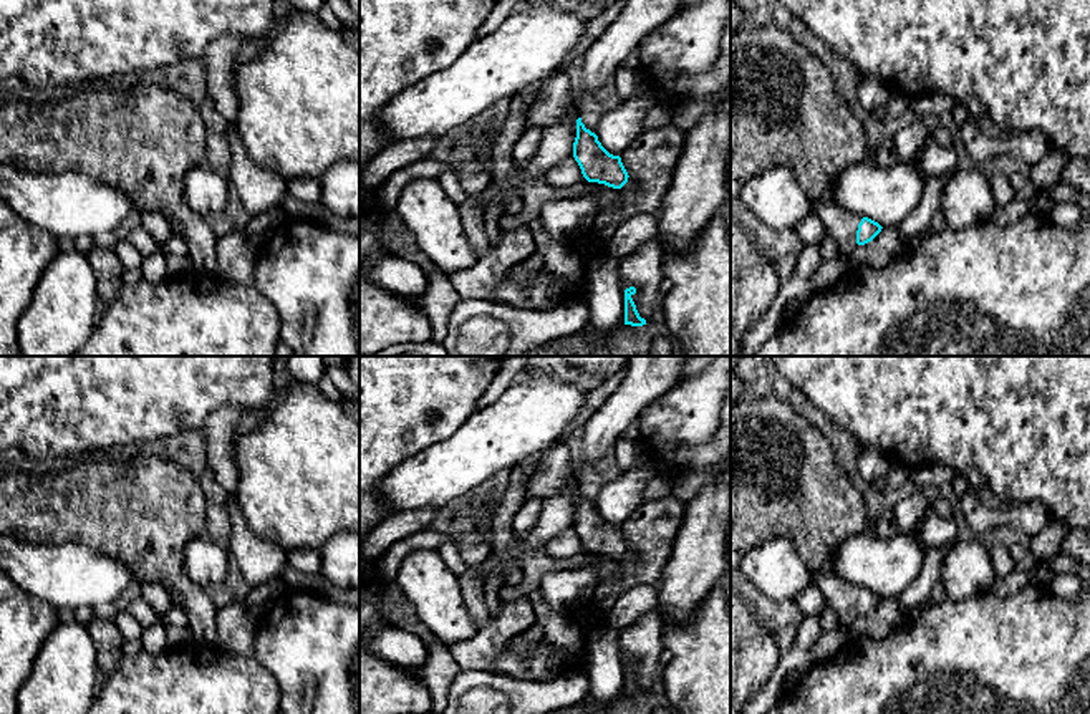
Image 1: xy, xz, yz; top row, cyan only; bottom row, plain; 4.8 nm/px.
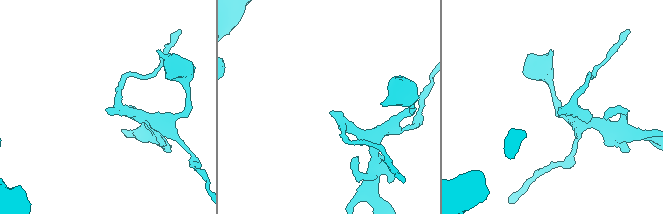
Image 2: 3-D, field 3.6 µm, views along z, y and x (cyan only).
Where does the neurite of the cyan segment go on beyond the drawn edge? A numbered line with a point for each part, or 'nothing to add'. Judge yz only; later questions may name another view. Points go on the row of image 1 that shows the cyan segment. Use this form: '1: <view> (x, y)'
1: yz (786, 111)

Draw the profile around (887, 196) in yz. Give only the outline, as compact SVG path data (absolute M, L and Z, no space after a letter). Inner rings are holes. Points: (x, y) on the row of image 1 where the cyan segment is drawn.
M868 159L838 176L833 195L838 205L888 227L899 225L914 210L924 186L913 161L885 169Z

